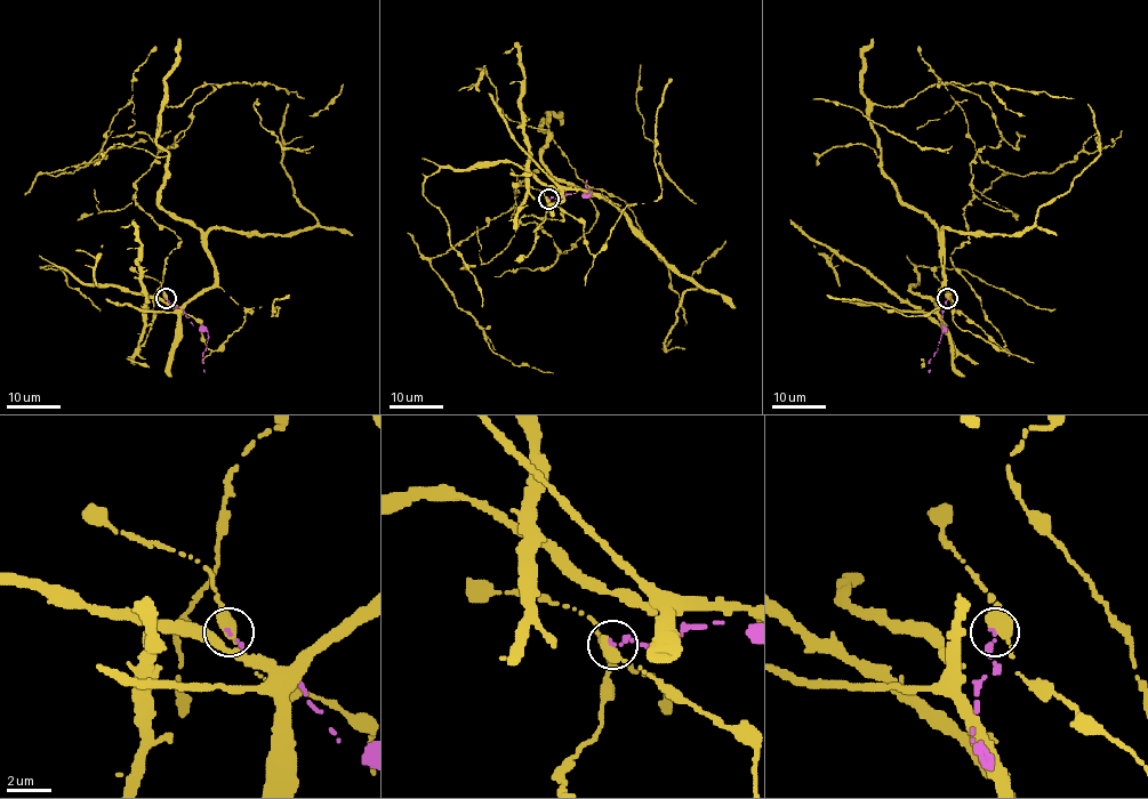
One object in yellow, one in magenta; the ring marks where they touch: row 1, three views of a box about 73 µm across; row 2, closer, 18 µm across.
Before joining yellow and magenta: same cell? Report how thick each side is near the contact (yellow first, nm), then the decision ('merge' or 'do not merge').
420/140 nm | do not merge

